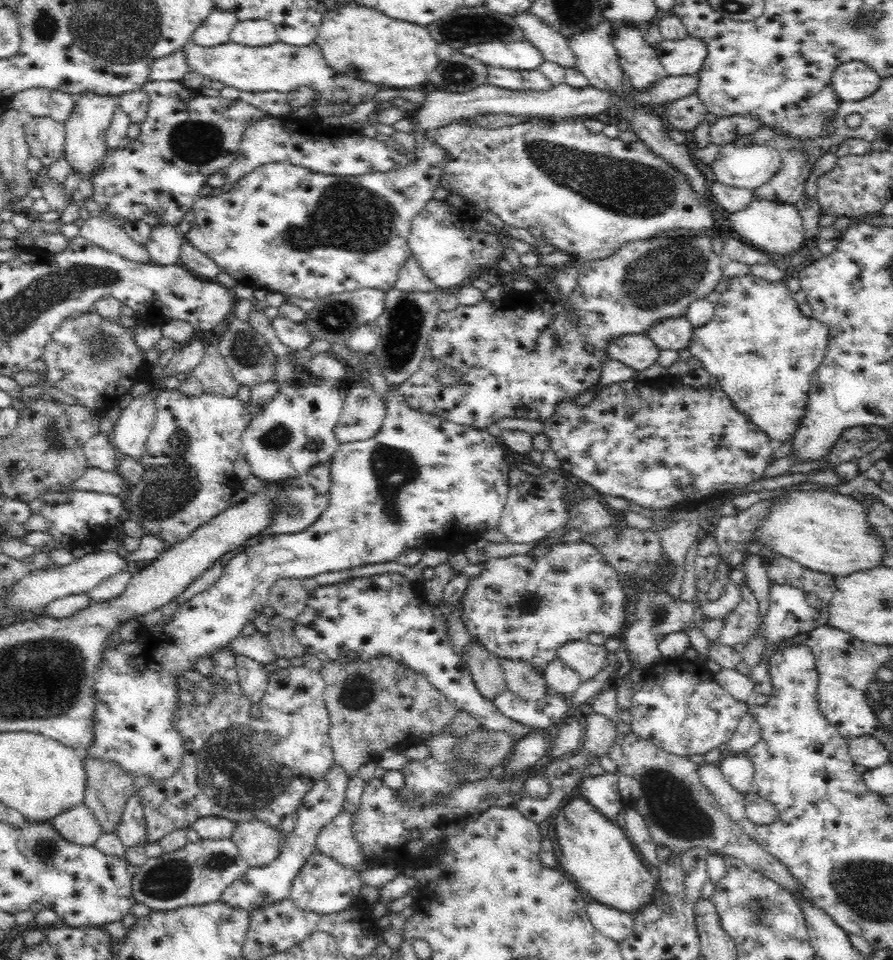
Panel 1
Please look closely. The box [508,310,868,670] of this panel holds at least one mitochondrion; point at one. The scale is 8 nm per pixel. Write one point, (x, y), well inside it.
(659, 612)

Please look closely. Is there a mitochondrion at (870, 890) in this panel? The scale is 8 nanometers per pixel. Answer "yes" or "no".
yes

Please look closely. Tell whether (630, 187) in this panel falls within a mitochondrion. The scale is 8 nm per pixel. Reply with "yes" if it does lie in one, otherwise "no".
yes

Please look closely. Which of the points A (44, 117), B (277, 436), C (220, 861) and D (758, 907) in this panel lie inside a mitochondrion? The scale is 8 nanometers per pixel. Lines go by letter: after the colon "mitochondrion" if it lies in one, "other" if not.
A: other
B: mitochondrion
C: mitochondrion
D: mitochondrion

